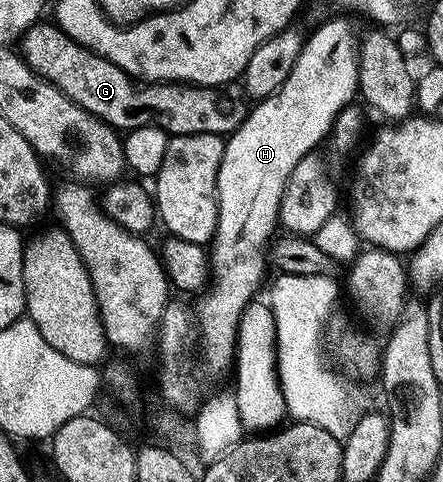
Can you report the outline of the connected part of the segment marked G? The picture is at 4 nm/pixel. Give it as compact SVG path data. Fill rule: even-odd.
M56 23L48 24L32 25L23 34L19 49L26 64L44 81L49 81L68 95L76 105L118 131L154 125L174 137L196 133L228 135L245 121L247 98L240 84L214 87L209 83L190 85L139 81L124 73L115 63L75 43L75 39L66 35Z

